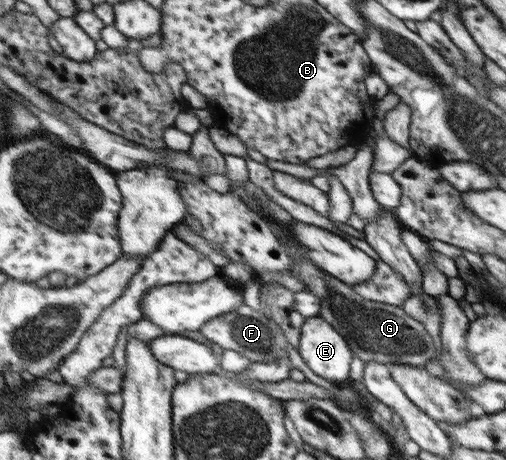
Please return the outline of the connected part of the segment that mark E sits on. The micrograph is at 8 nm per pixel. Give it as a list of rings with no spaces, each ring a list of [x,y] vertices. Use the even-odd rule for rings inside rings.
[[[319,315],[306,318],[297,350],[315,375],[336,385],[349,379],[349,363],[353,359],[349,346],[336,327]]]

